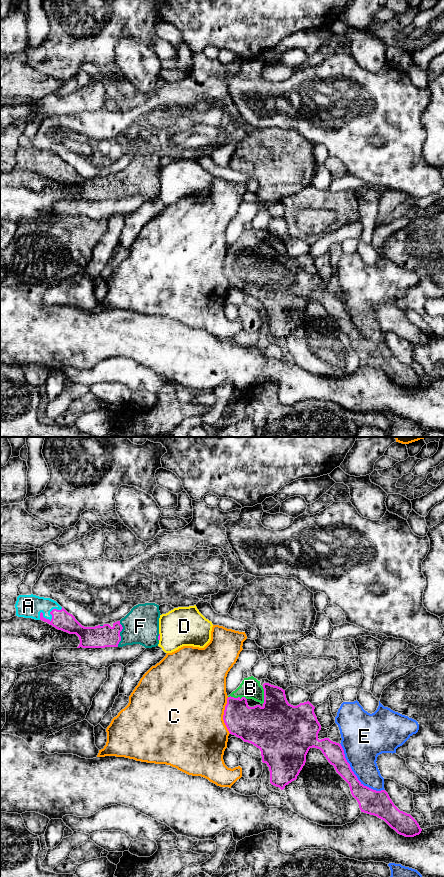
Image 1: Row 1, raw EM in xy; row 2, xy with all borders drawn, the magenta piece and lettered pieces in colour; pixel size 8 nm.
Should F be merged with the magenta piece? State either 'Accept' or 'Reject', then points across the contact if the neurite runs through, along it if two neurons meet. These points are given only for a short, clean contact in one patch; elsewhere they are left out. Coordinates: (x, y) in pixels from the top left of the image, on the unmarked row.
Accept

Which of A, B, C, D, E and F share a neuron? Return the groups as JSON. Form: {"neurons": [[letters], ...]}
{"neurons": [["A", "B", "F"], ["C"], ["D"], ["E"]]}

